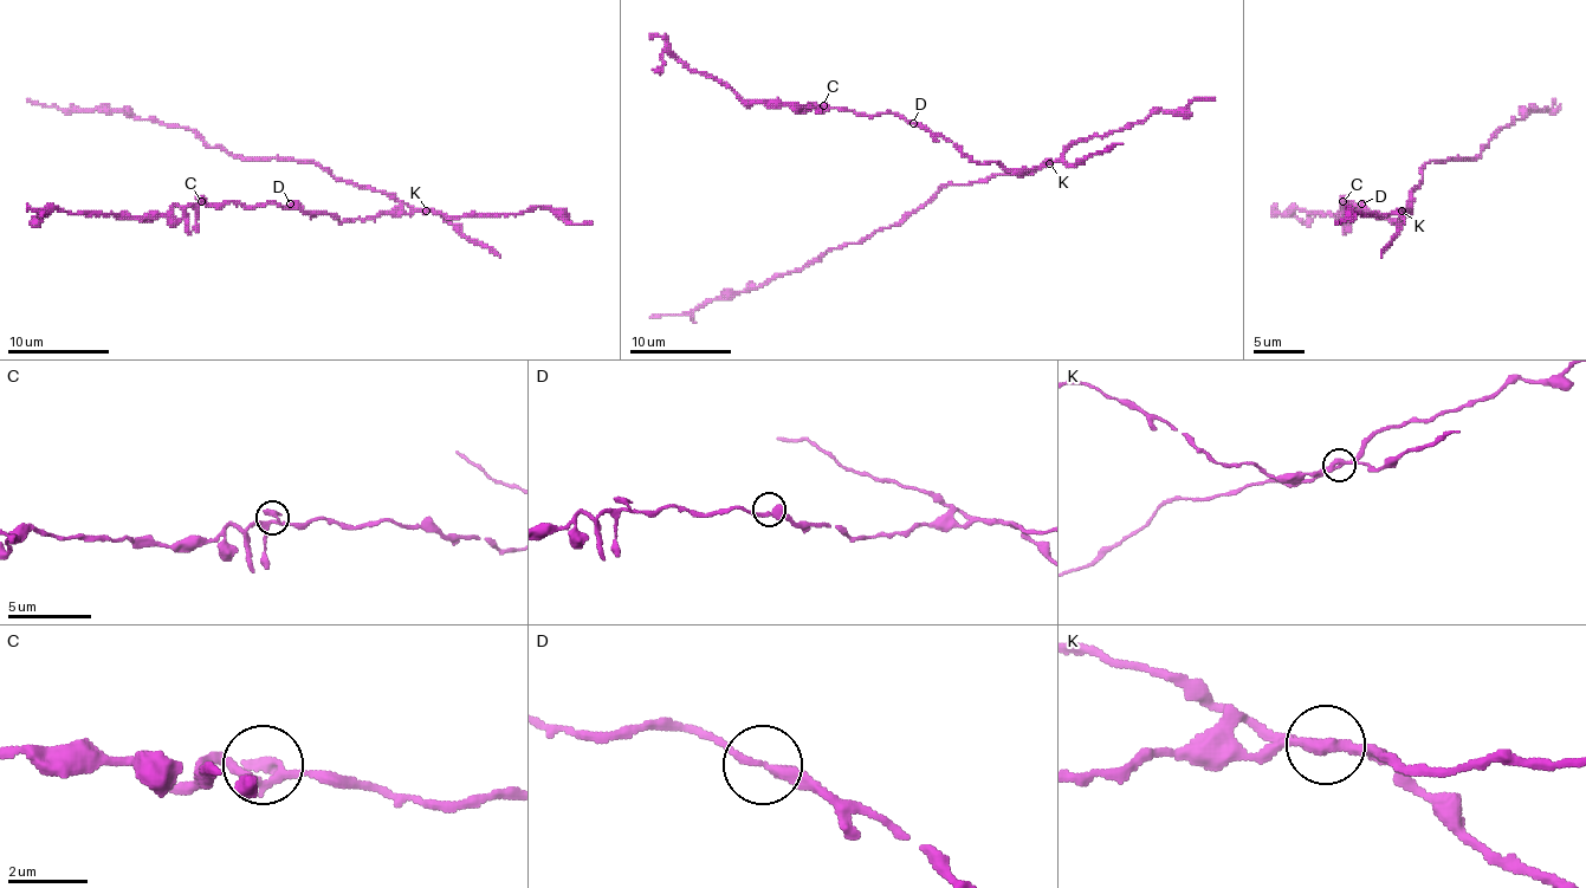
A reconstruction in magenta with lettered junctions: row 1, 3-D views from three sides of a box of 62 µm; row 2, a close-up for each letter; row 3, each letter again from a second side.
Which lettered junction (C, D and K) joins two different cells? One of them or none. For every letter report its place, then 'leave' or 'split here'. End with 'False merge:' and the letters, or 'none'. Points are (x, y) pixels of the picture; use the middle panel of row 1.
C: (823, 105) | leave
D: (913, 123) | leave
K: (1049, 163) | split here
False merge: K

